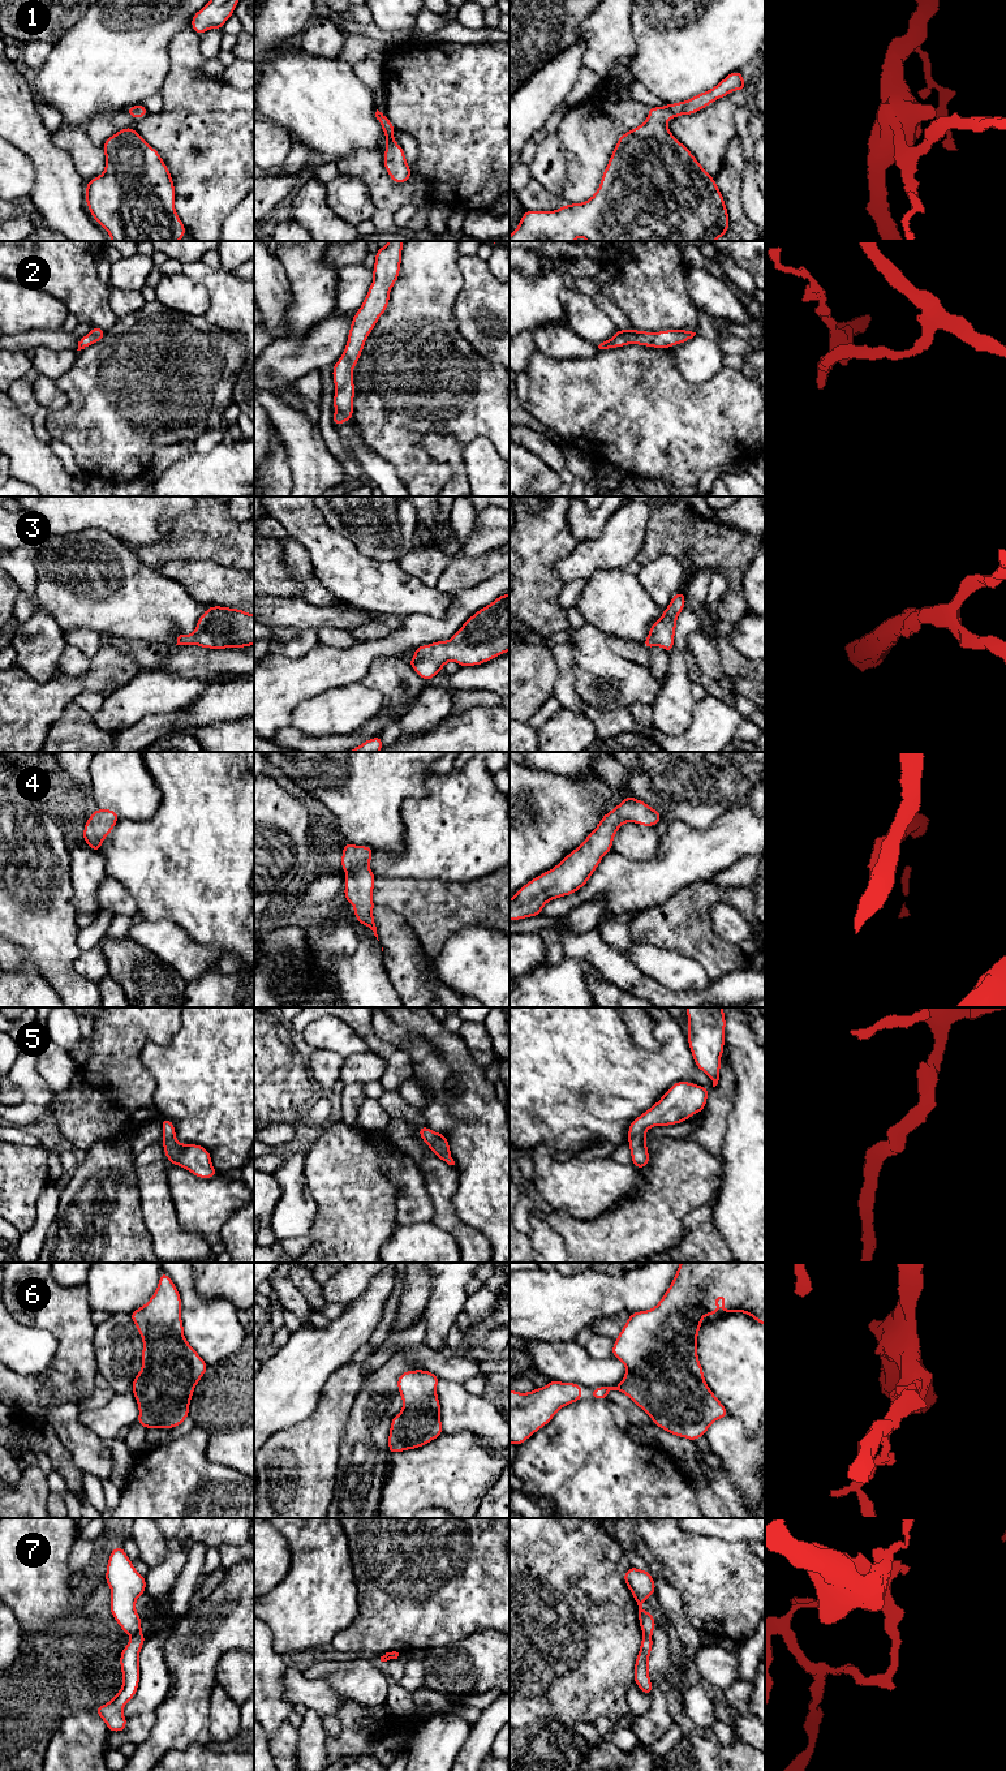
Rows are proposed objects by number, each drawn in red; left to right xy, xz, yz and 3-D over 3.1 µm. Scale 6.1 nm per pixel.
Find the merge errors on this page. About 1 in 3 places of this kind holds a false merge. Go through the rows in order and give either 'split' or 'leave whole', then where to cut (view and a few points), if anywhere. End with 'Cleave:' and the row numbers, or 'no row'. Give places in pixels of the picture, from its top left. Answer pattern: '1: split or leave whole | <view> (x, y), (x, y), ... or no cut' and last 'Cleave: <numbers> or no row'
1: leave whole | no cut
2: leave whole | no cut
3: leave whole | no cut
4: leave whole | no cut
5: leave whole | no cut
6: leave whole | no cut
7: split | xy (140, 1632), (132, 1636)
Cleave: 7

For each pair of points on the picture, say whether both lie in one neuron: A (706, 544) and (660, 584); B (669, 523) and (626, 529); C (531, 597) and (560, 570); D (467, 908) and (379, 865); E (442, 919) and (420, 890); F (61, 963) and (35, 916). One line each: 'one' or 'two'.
A: two
B: two
C: two
D: two
E: one
F: one

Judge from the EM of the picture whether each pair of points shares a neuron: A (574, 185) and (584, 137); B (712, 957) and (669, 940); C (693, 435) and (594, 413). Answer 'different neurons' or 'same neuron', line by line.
A: same neuron
B: same neuron
C: same neuron

